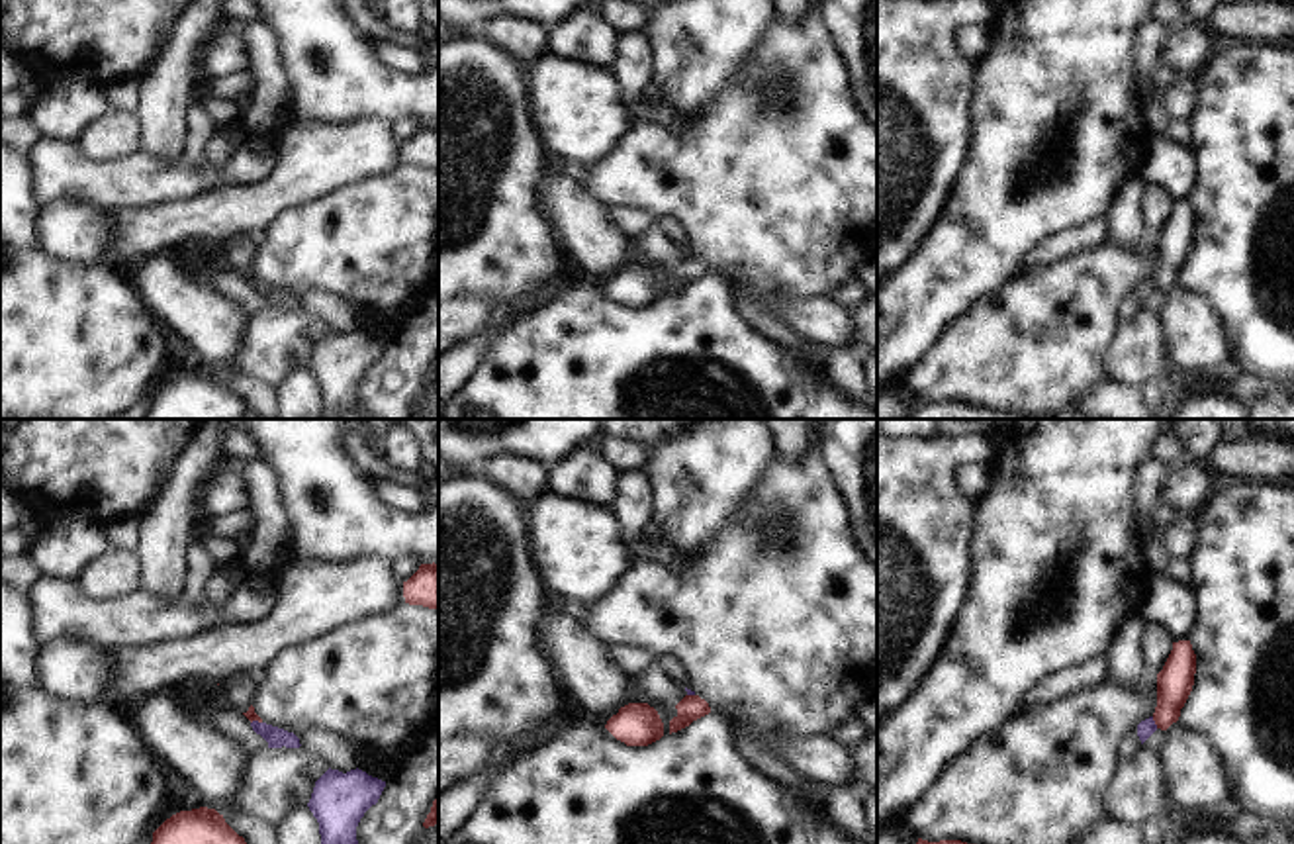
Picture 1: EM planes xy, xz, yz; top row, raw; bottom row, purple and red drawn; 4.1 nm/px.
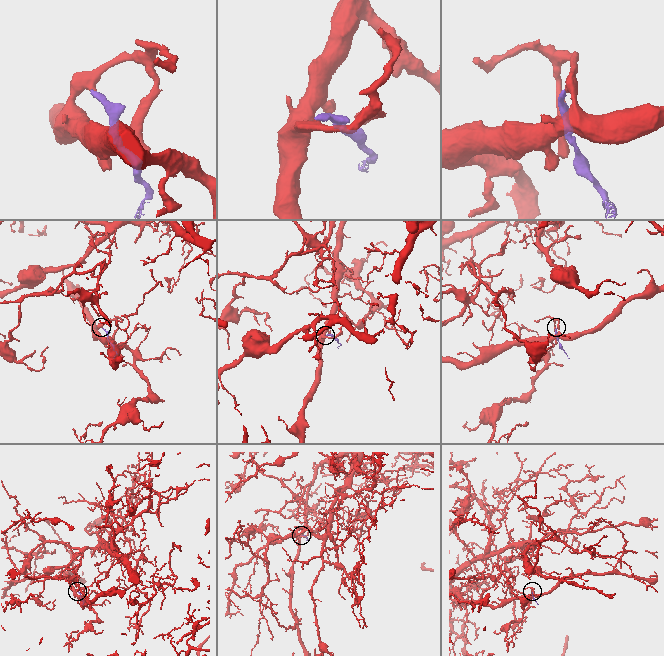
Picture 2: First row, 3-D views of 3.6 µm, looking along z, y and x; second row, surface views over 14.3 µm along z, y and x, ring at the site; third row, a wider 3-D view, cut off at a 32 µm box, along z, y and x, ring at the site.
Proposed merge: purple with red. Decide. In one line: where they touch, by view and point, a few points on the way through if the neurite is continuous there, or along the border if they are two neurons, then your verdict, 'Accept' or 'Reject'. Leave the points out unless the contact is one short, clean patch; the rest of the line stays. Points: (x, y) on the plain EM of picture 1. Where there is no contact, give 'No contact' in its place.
Touches purple at yz (1154, 284). Boundary: yz (1152, 279), (1157, 288). Reject.

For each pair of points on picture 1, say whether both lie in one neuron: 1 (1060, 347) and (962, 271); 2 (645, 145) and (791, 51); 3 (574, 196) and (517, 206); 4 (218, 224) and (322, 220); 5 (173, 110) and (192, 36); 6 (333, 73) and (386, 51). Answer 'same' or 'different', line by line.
1: different
2: same
3: different
4: different
5: same
6: different

